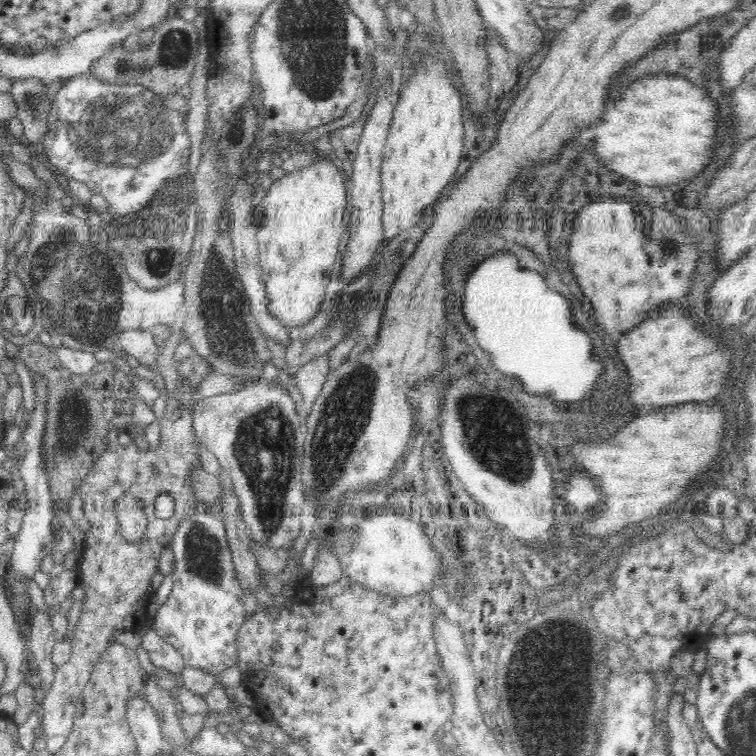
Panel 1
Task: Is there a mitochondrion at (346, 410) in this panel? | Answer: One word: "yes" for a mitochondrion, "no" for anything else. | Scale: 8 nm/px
yes

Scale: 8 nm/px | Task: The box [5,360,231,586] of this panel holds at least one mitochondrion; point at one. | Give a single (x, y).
(74, 422)

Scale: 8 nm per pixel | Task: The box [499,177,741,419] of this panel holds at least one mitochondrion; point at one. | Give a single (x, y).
(668, 246)

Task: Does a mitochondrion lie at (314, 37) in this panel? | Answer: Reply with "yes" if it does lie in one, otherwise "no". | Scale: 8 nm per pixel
yes

